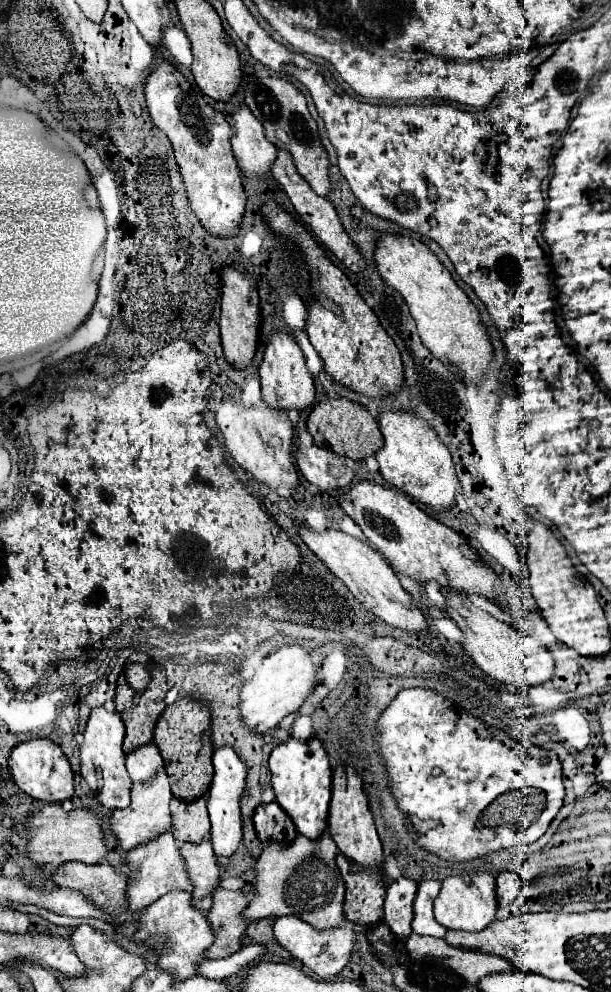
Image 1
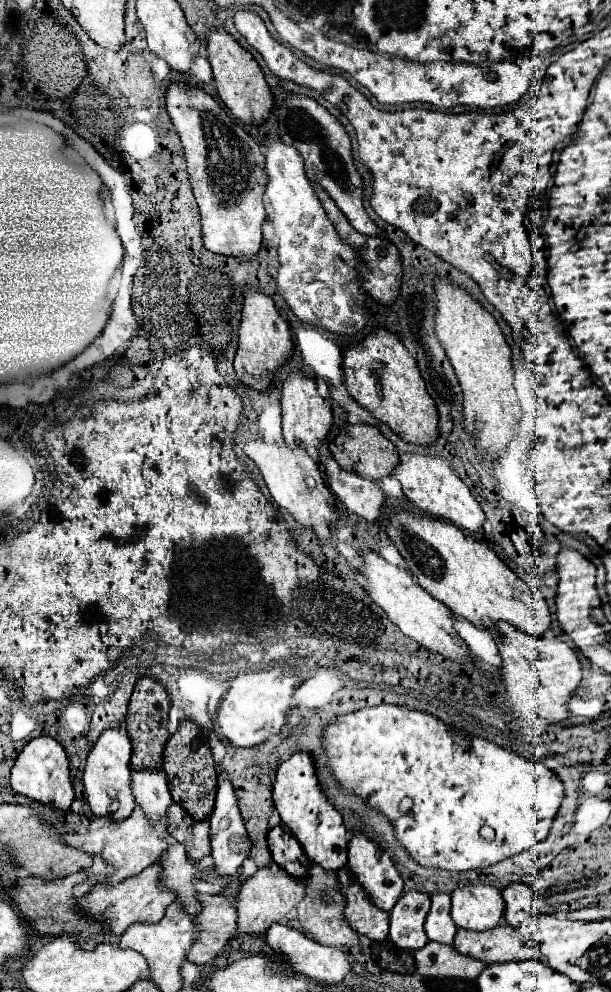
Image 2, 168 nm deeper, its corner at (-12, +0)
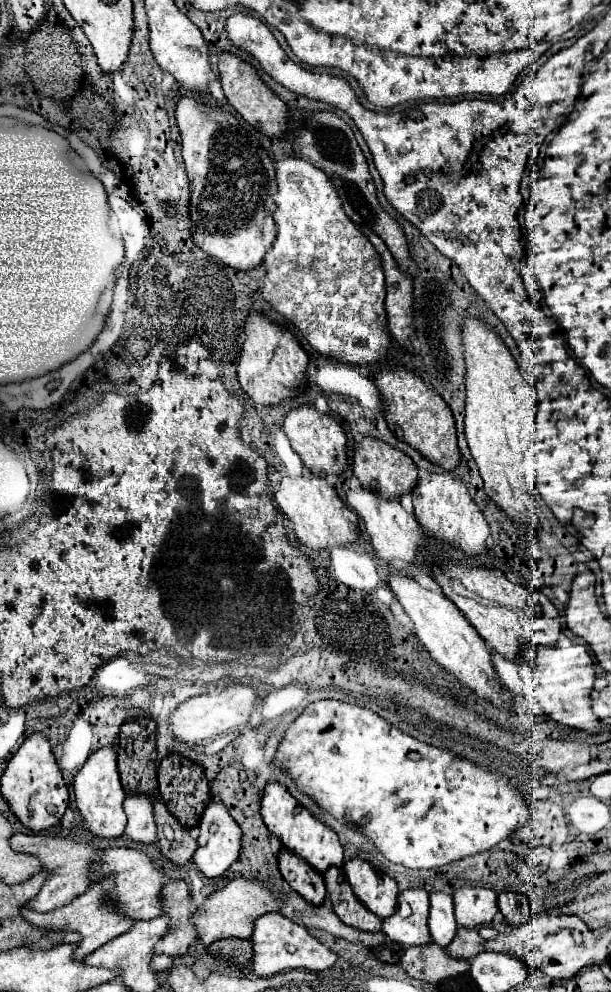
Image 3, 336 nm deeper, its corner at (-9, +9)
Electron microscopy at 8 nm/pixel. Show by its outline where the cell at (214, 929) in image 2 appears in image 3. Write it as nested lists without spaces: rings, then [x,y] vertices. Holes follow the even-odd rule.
[[[170,881],[164,885],[160,897],[164,915],[170,917],[170,927],[166,931],[168,935],[154,945],[154,951],[170,957],[184,955],[186,949],[196,943],[196,929],[190,923],[190,913],[196,909],[196,905],[192,905],[192,897],[184,881]]]

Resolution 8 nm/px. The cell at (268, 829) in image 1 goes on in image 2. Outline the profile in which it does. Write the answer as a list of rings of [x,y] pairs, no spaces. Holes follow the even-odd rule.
[[[275,826],[269,830],[267,834],[267,842],[269,842],[269,850],[273,854],[273,860],[283,866],[283,870],[287,870],[291,876],[295,878],[303,878],[309,870],[309,858],[303,852],[301,844],[297,842],[295,836],[291,836],[291,832],[285,826]]]

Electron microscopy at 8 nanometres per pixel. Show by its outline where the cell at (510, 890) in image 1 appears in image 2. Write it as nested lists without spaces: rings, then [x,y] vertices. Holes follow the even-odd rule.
[[[513,882],[503,890],[503,900],[507,904],[505,908],[505,920],[511,926],[519,926],[527,916],[531,908],[531,900],[535,898],[535,892],[529,884],[523,882]]]

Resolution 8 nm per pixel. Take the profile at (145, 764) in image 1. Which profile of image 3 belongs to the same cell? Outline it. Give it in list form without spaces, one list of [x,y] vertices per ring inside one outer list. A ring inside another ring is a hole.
[[[126,795],[124,811],[128,815],[124,835],[136,843],[154,843],[156,841],[156,823],[152,815],[154,801],[144,795]]]

